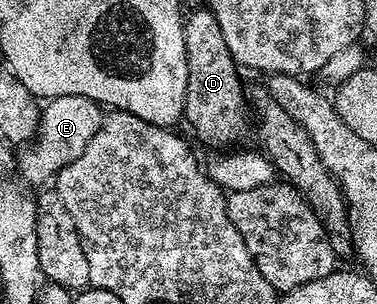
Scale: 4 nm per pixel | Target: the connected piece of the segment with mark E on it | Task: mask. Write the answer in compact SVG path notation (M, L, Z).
M61 95L49 100L41 108L34 138L17 152L16 171L22 174L21 182L26 185L42 183L49 175L51 178L59 169L76 161L76 157L84 153L88 141L98 135L103 118L103 108L88 97Z

